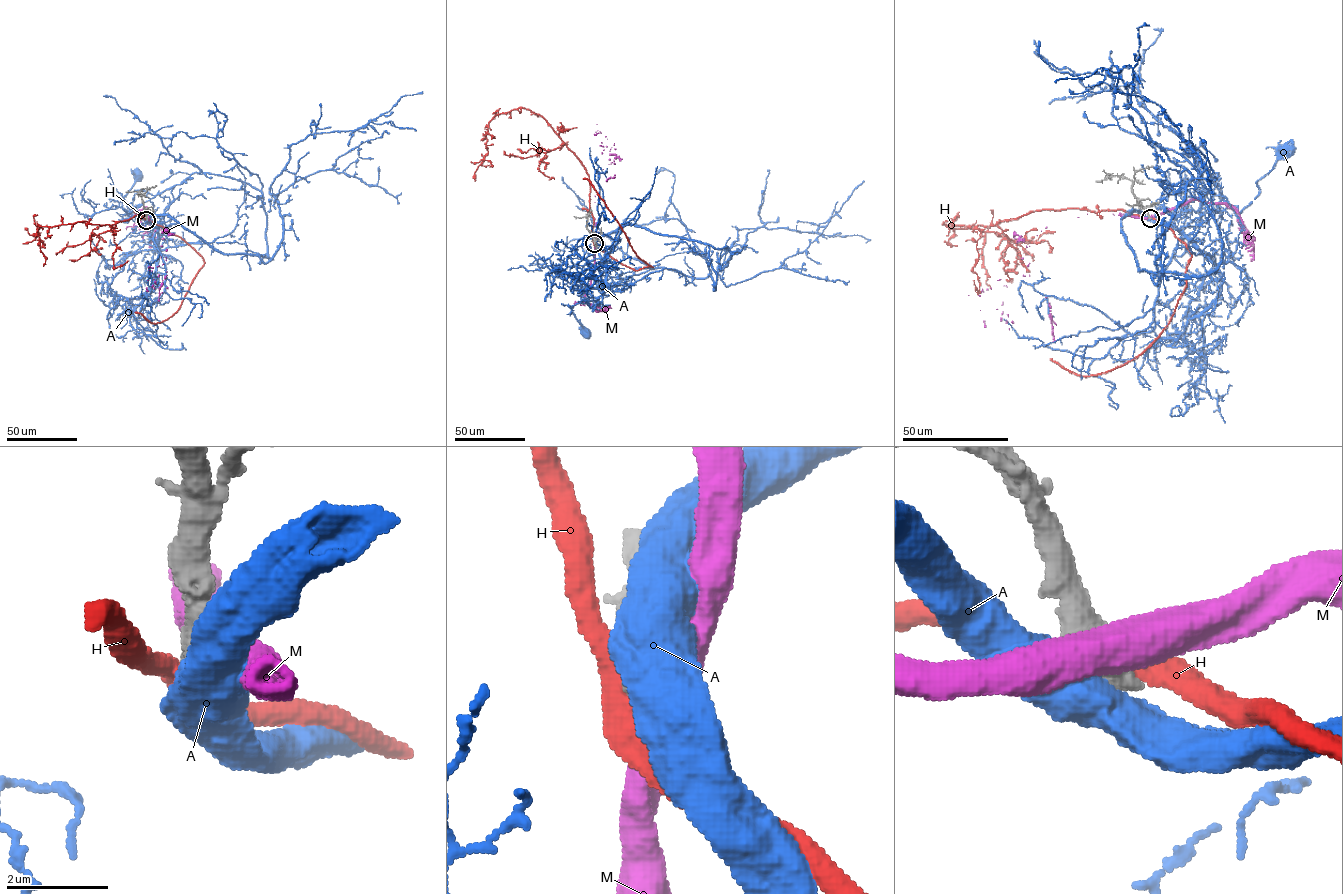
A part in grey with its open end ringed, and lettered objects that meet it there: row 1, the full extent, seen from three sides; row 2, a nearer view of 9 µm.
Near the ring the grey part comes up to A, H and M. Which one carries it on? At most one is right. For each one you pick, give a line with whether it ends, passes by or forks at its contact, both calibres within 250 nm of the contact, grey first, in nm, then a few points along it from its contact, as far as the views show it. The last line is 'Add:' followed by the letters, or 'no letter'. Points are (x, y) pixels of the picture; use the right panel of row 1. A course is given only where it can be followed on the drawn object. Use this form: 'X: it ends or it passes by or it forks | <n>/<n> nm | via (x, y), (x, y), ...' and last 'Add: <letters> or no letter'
Add: no letter

